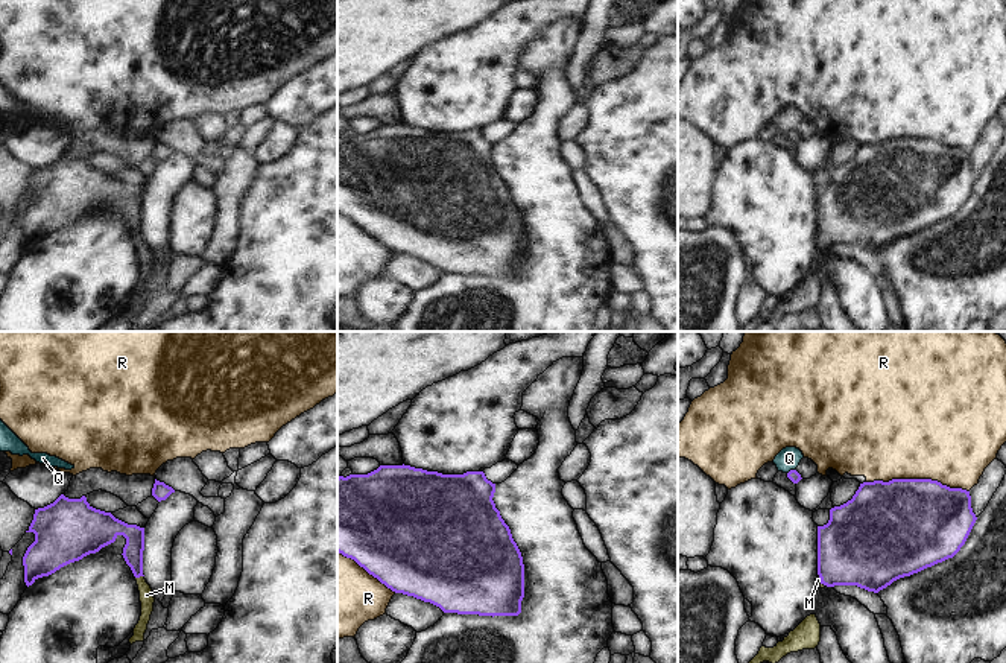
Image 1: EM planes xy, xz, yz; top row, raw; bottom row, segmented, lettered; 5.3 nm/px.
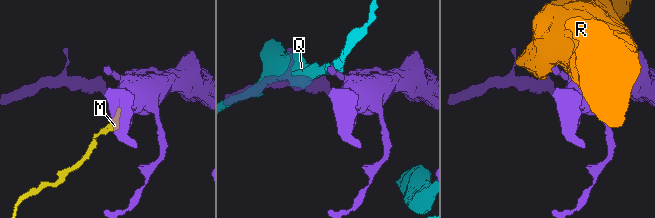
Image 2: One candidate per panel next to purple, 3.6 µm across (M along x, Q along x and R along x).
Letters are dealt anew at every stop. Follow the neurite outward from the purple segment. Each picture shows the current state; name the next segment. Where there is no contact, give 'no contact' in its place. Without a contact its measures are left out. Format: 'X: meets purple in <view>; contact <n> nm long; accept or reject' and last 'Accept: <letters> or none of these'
M: meets purple in xy; contact 50 nm long; accept
Q: meets purple in yz; contact 50 nm long; reject
R: meets purple in yz; contact 550 nm long; reject
Accept: M

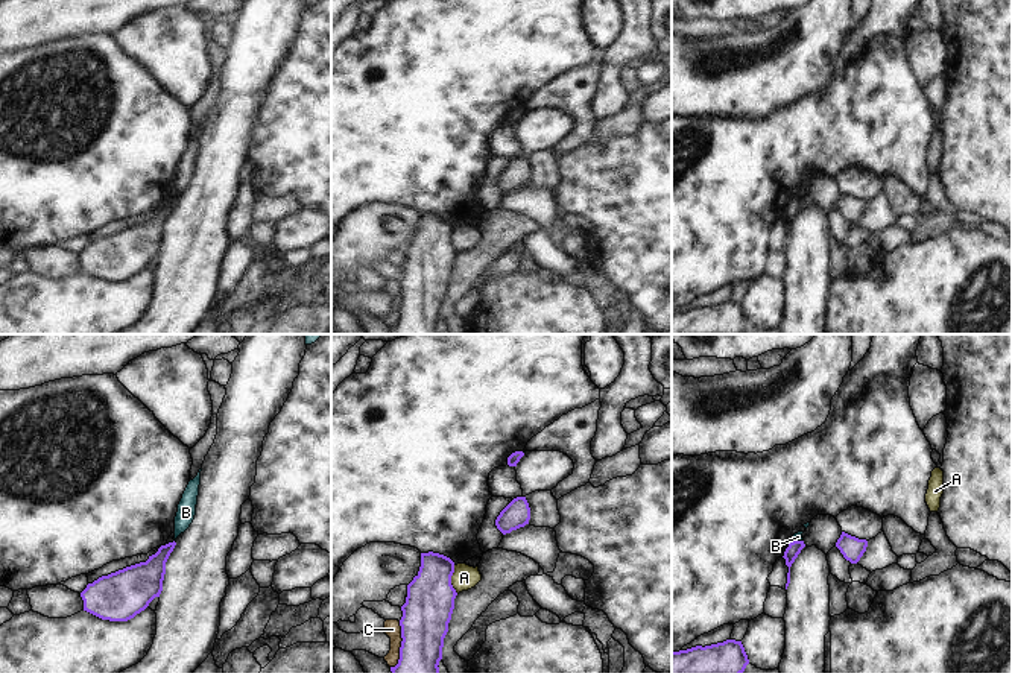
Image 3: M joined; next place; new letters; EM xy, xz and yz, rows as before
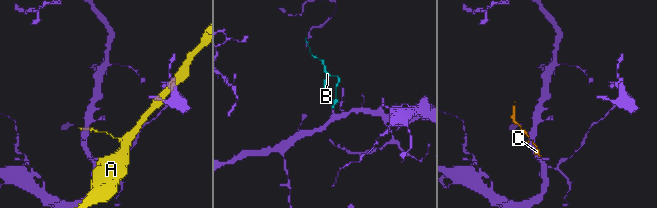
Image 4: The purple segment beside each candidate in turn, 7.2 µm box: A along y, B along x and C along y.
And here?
A: meets purple in xz; contact 150 nm long; reject
B: meets purple in yz; contact 70 nm long; reject
C: meets purple in xz; contact 260 nm long; reject
Accept: none of these

